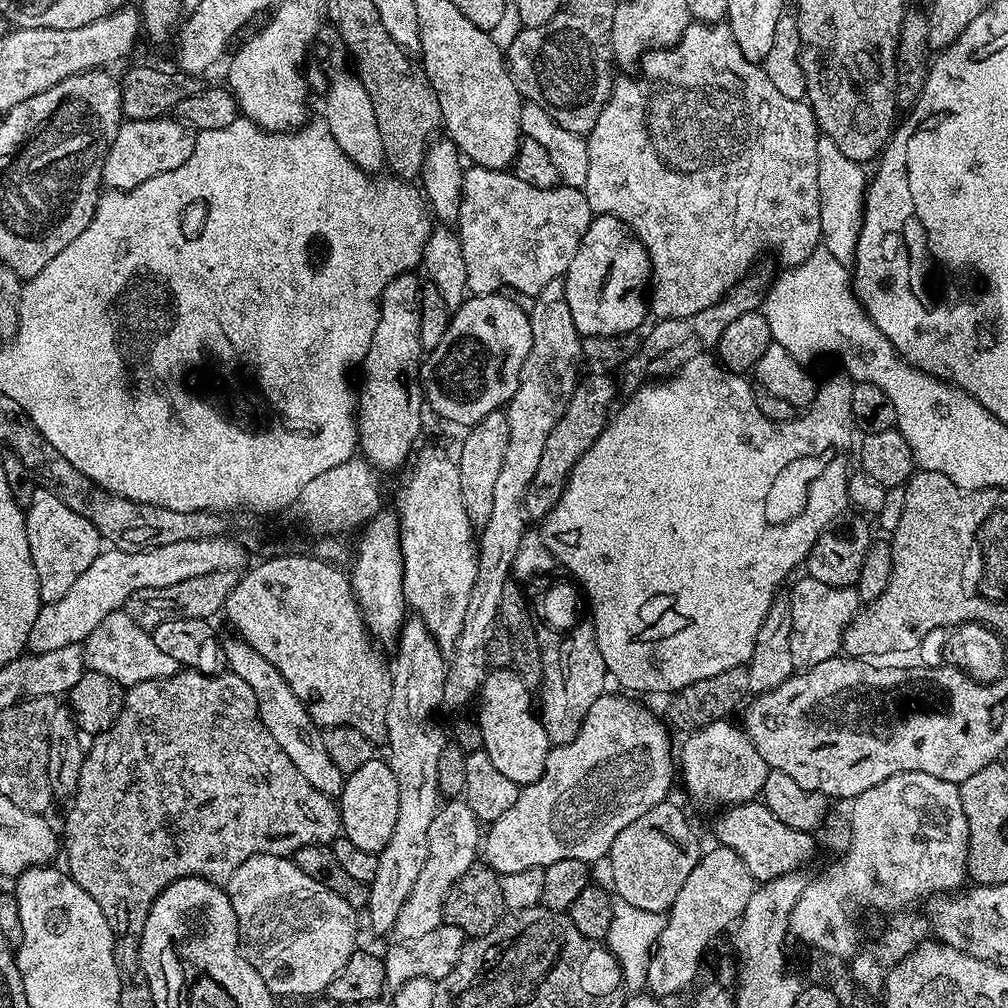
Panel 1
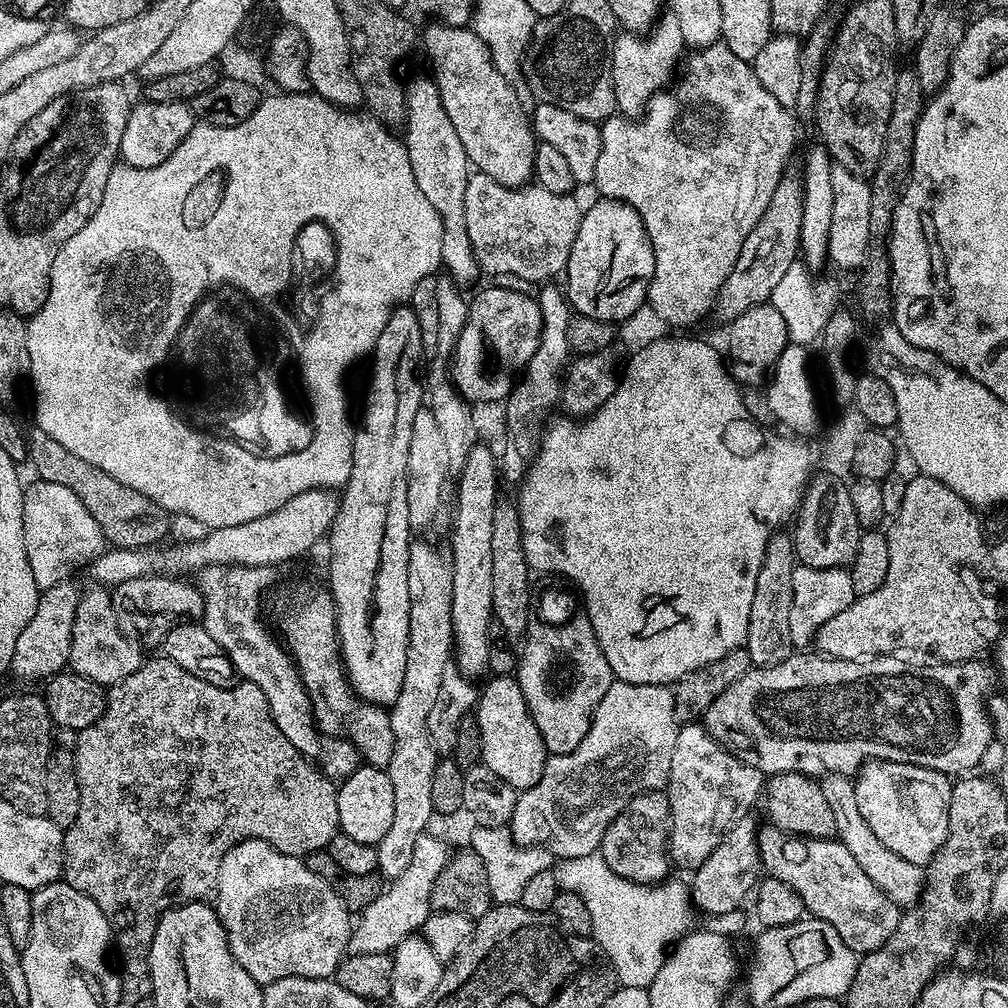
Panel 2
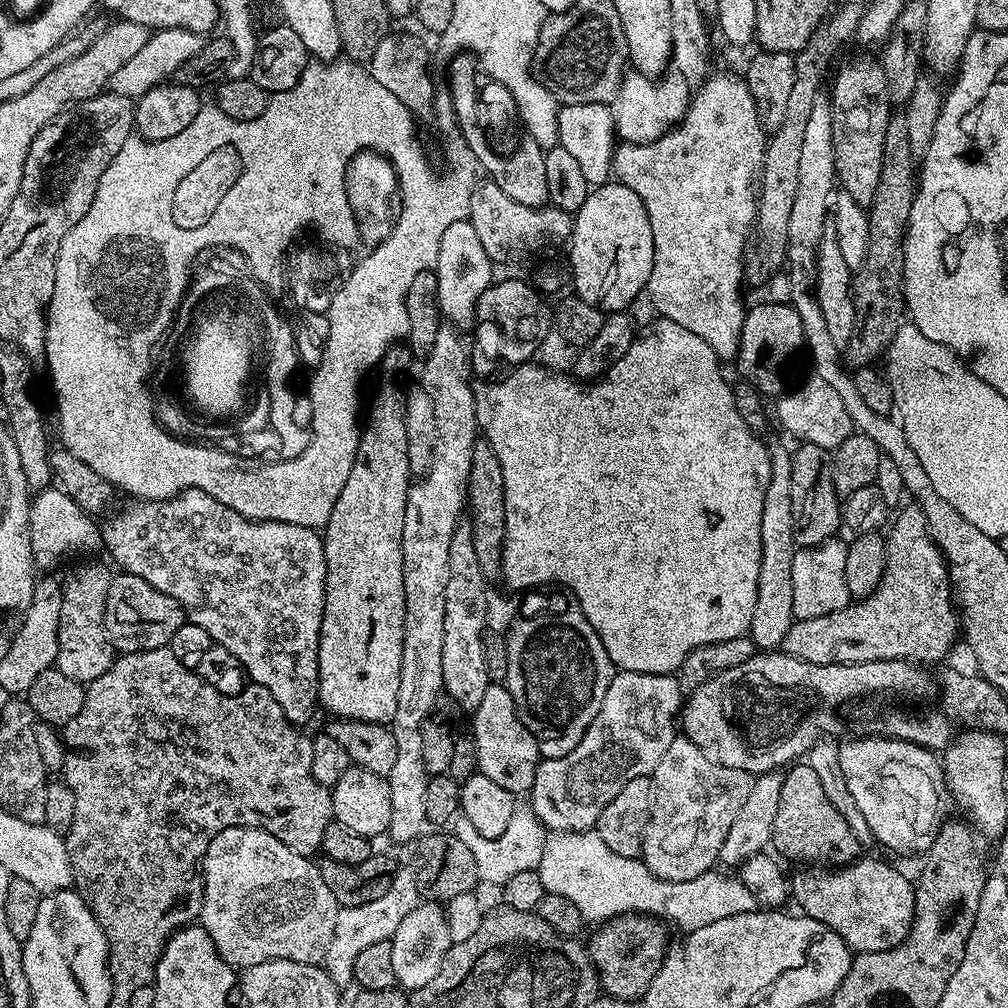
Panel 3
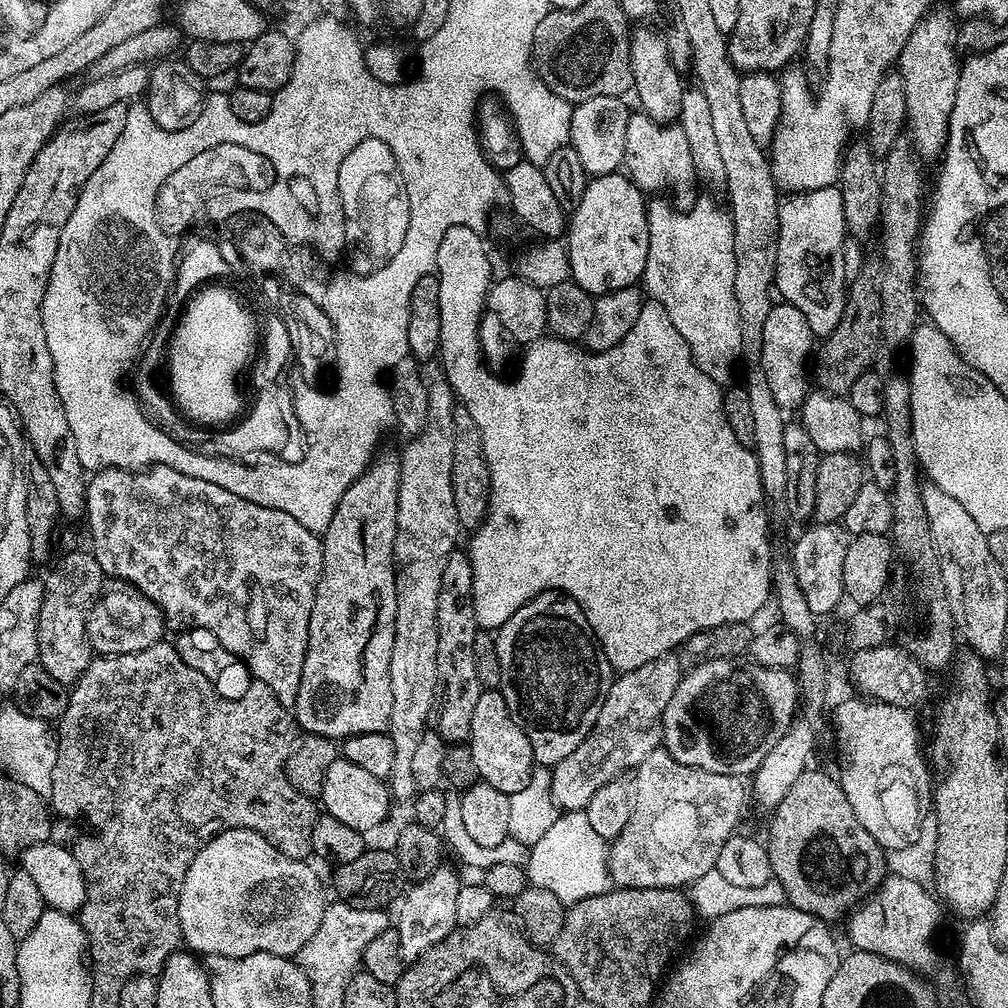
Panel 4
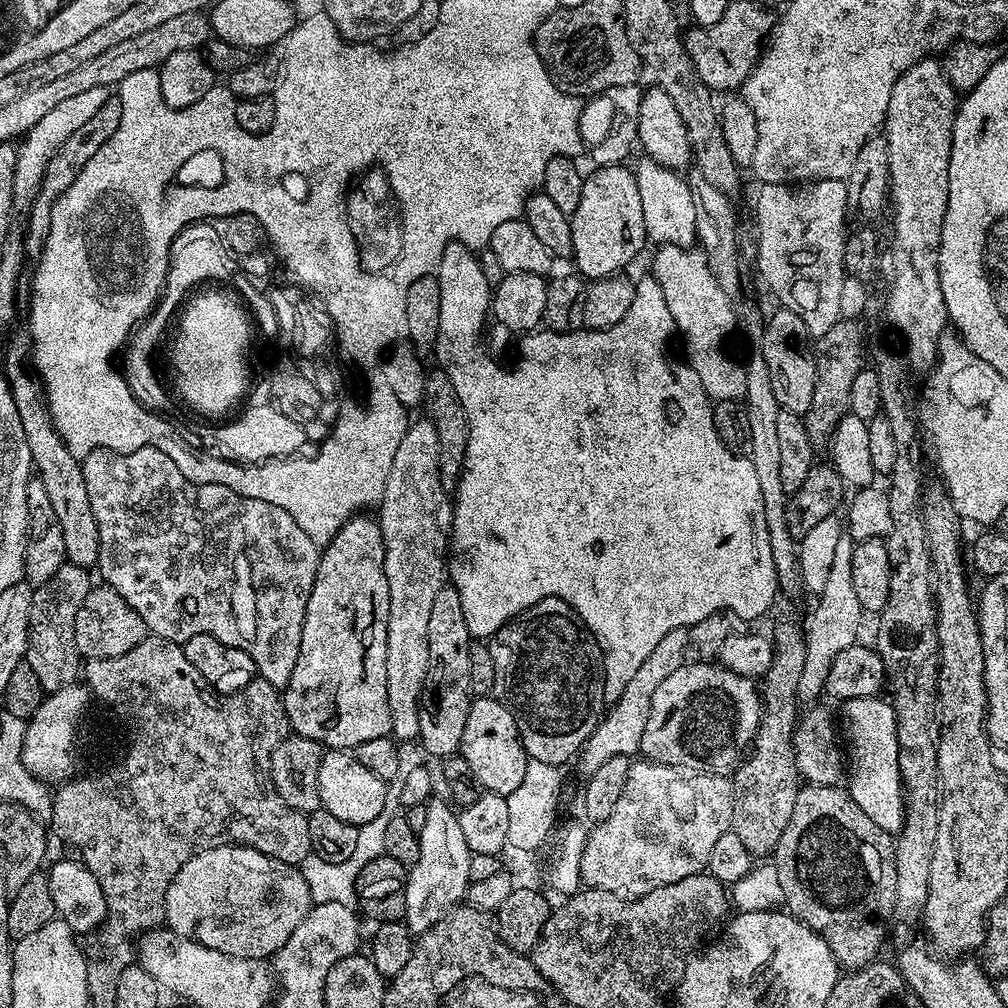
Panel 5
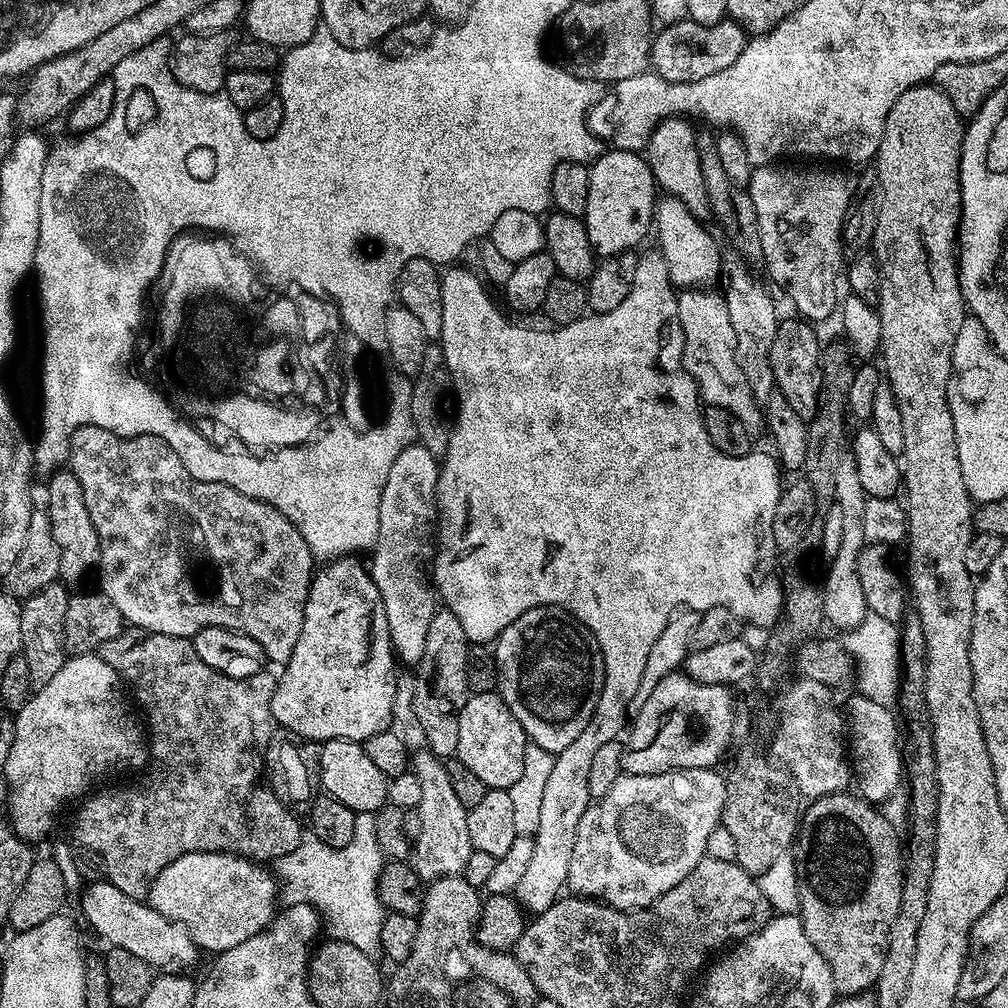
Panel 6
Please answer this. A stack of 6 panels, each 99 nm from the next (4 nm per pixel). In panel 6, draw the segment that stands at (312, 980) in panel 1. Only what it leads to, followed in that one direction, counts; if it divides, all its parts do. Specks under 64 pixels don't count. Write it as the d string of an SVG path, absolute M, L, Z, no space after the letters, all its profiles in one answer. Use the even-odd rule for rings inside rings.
M191 852L174 862L170 862L170 866L166 866L166 870L162 870L162 874L158 874L158 878L152 884L152 889L148 891L146 900L154 910L158 910L158 914L162 914L167 920L173 920L176 924L183 924L197 949L204 951L205 948L206 951L212 952L211 954L219 954L238 946L242 942L246 942L246 938L254 938L254 934L263 932L265 928L271 925L272 917L278 908L278 905L276 905L276 888L278 892L278 884L274 879L273 873L271 876L264 868L267 867L257 866L253 861L243 856L231 856L228 852Z

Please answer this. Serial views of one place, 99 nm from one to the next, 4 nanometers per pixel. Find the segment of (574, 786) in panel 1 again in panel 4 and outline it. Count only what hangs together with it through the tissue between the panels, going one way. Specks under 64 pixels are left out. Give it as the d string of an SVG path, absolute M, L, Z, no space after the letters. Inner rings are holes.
M669 654L654 658L633 672L621 672L613 679L610 694L606 694L606 702L602 702L602 711L598 713L598 722L594 722L590 734L586 734L582 746L562 758L562 762L551 765L550 790L557 809L583 810L606 782L631 773L646 754L661 747L662 714L666 714L670 697L678 690L681 675L679 655Z

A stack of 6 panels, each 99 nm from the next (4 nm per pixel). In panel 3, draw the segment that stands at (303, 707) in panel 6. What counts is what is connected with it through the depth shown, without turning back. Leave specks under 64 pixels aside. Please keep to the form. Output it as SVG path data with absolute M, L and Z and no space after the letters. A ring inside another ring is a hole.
M384 384L384 385L382 385L382 386L381 386L381 388L380 388L380 389L378 389L378 390L377 390L377 392L376 392L376 396L377 396L377 400L376 400L376 401L374 401L374 402L373 402L373 404L372 404L372 409L370 409L370 410L369 410L369 412L368 412L368 424L367 424L367 420L366 420L366 427L365 427L365 428L364 428L364 429L363 429L363 431L361 431L361 433L360 433L360 445L359 445L359 446L358 446L358 450L357 450L357 451L356 451L356 457L355 457L355 458L354 458L354 466L350 466L350 478L346 478L346 486L342 486L342 494L338 494L338 502L334 502L334 510L330 510L330 518L329 518L329 519L328 519L328 522L327 522L327 524L325 524L325 525L324 525L324 527L323 527L323 529L322 529L322 539L323 539L323 542L324 542L324 553L325 553L325 554L326 554L326 598L325 598L325 599L324 599L324 613L323 613L323 614L322 614L322 630L321 630L321 631L320 631L320 641L319 641L319 642L318 642L318 690L319 690L319 695L318 695L318 704L319 704L319 707L320 707L320 708L321 708L321 709L323 709L323 708L325 708L325 710L326 710L326 711L328 711L328 712L329 712L329 713L328 713L328 714L327 714L327 715L328 715L328 716L329 716L329 717L332 717L332 718L339 718L339 719L341 719L341 720L361 720L361 721L362 721L362 722L374 722L374 723L375 723L375 724L386 724L386 725L391 725L391 722L392 722L392 719L393 719L393 718L394 718L394 710L398 710L398 682L399 682L399 681L400 681L400 675L401 675L401 674L402 674L402 638L403 638L403 637L404 637L404 623L405 623L405 622L406 622L406 590L405 590L405 589L404 589L404 559L403 559L403 558L402 558L402 522L403 522L403 521L404 521L404 519L405 519L405 518L406 518L406 498L407 498L407 497L408 497L408 489L409 489L409 487L410 487L410 477L411 477L411 476L412 476L412 471L411 471L411 470L410 470L410 458L409 458L409 457L408 457L408 451L407 451L407 450L406 450L406 398L405 398L405 397L404 397L404 393L405 393L405 389L404 389L404 388L403 388L403 387L401 387L401 388L399 388L399 386L398 386L398 385L396 385L396 384Z

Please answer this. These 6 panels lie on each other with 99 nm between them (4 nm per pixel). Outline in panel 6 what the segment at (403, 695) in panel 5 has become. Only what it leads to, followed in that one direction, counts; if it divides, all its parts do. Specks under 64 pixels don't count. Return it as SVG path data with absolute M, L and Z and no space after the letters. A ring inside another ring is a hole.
M411 442L394 458L390 478L382 490L378 516L378 538L371 549L372 581L382 594L386 622L395 653L410 663L419 664L426 650L426 633L438 610L438 596L430 579L430 565L438 551L438 505L436 484L441 465L419 442Z

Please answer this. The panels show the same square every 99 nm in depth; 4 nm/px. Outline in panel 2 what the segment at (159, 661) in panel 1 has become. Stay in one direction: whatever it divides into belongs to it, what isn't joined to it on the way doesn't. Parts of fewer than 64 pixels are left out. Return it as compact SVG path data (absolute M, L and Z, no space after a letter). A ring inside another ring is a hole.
M104 586L84 588L80 593L78 610L74 614L74 630L70 638L70 658L68 668L82 678L90 678L90 682L98 682L102 686L111 686L122 682L134 670L144 663L146 656L142 654L141 645L124 635L118 626L116 615L112 609L112 593Z

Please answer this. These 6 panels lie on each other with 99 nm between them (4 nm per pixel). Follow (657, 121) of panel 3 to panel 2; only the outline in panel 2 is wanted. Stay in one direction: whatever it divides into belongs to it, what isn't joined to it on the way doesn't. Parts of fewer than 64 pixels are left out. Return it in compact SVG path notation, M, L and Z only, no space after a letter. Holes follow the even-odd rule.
M670 10L661 15L647 34L621 31L612 42L612 77L617 109L629 118L643 116L649 102L673 83L685 52L678 18Z

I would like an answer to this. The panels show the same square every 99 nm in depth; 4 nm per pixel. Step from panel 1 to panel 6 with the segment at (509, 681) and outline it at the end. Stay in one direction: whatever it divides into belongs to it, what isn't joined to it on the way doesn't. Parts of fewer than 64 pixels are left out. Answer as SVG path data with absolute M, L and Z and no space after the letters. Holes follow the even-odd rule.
M499 691L473 692L460 711L458 718L458 750L455 759L462 761L485 786L490 788L507 788L514 786L522 778L524 755L530 741L524 728L510 714L504 697Z

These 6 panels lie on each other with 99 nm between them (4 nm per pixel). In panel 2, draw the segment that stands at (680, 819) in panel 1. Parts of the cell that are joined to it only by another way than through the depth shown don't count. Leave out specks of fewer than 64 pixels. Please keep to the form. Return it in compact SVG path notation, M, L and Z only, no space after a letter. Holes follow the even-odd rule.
M663 791L643 792L635 796L627 806L606 826L598 853L606 864L622 878L638 884L656 885L669 875L668 821L670 806ZM668 872L668 873L667 873Z

